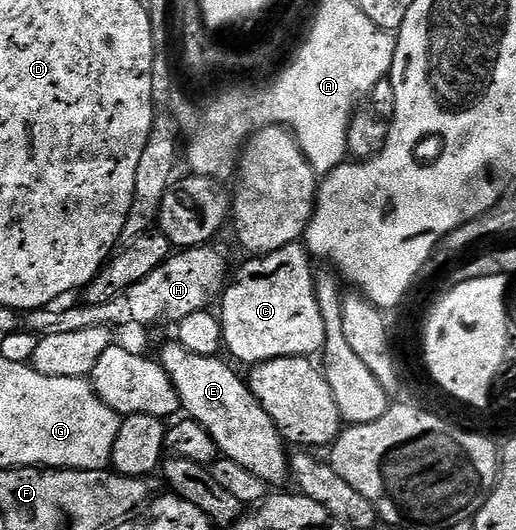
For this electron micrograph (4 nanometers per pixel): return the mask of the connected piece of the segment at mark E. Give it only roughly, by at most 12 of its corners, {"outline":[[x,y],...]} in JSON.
{"outline":[[177,340],[159,355],[181,409],[270,487],[290,455],[263,404],[220,357]]}

